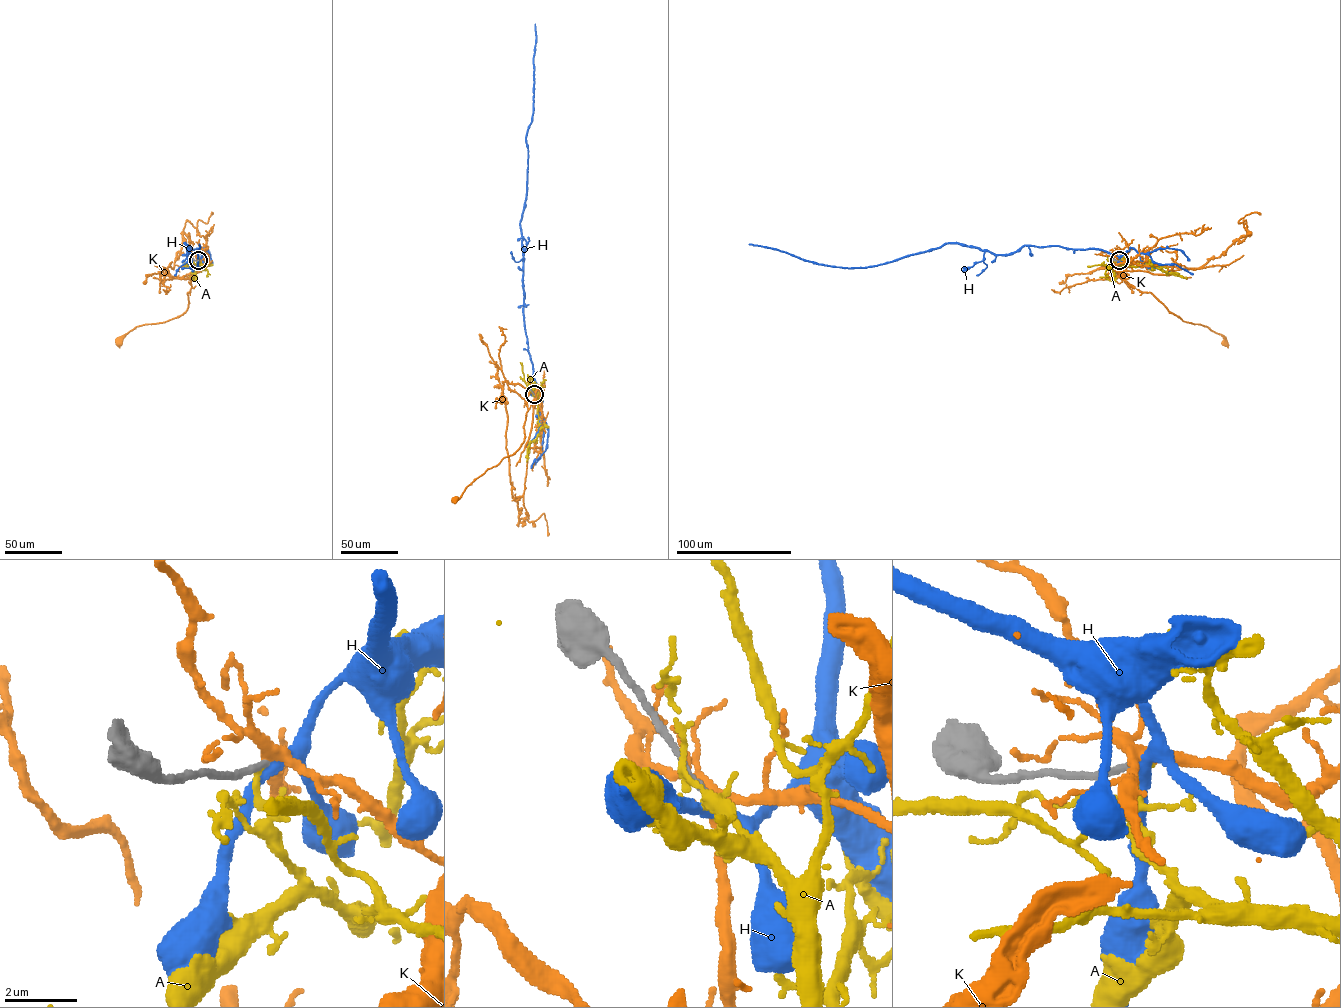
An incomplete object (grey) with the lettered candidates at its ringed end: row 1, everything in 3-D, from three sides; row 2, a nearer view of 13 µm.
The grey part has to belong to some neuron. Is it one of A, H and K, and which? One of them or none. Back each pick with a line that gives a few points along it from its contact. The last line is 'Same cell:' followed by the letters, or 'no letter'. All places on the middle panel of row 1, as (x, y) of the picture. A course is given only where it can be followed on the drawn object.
Same cell: no letter

